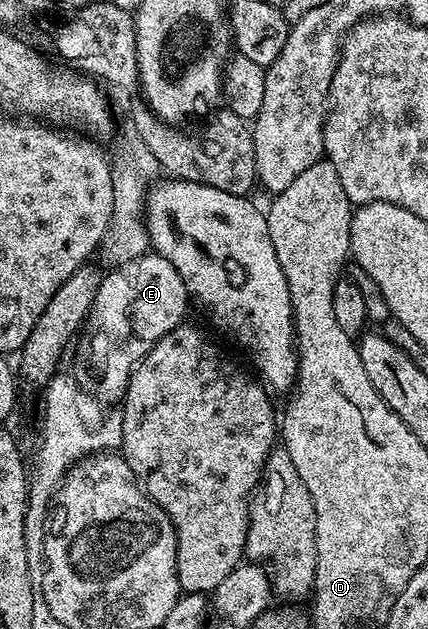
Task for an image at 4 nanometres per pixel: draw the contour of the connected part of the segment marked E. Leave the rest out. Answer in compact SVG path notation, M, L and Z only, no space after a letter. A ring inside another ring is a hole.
M149 251L138 259L130 259L130 263L109 268L100 278L98 295L92 304L91 314L86 322L87 328L92 328L88 337L88 365L96 372L92 381L92 393L104 405L123 402L124 393L128 390L128 381L132 378L132 371L140 364L140 360L174 327L178 327L184 320L184 312L188 309L190 294L184 285L182 275L174 271L174 263L166 259L161 253Z

